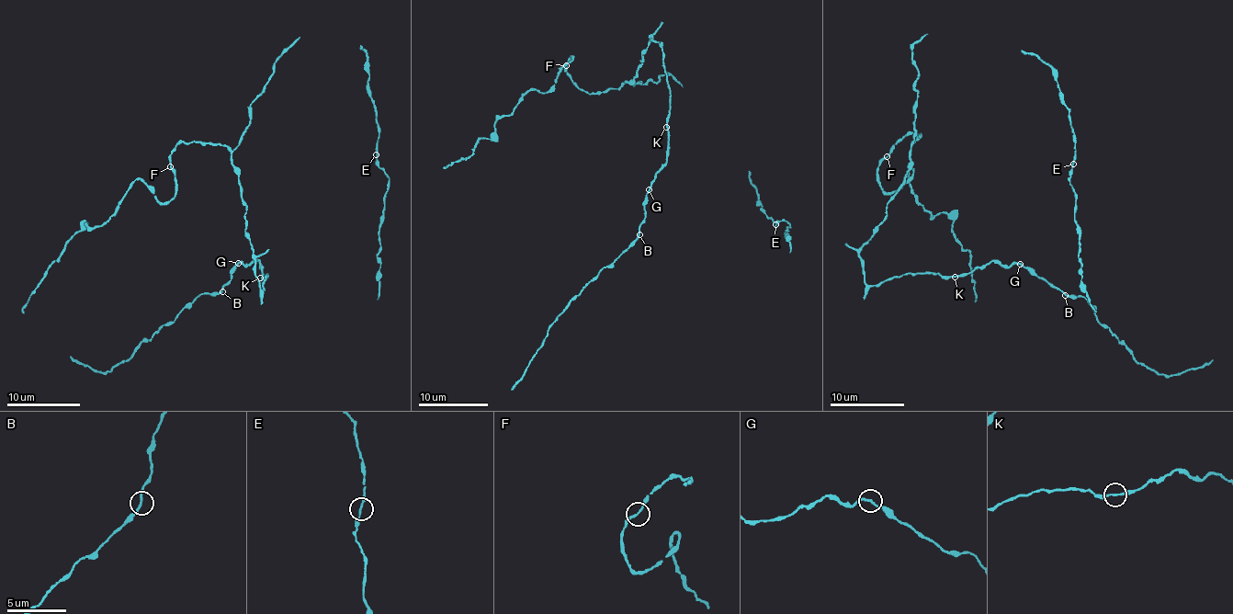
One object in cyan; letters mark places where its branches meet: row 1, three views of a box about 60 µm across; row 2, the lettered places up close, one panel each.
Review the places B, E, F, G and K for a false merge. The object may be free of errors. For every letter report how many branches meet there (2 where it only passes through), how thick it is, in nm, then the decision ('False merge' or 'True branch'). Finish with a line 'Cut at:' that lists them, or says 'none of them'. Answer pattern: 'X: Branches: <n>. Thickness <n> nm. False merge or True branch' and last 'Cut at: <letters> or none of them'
B: Branches: 2. Thickness 150 nm. True branch
E: Branches: 2. Thickness 150 nm. True branch
F: Branches: 2. Thickness 150 nm. True branch
G: Branches: 2. Thickness 170 nm. True branch
K: Branches: 2. Thickness 160 nm. True branch
Cut at: none of them

